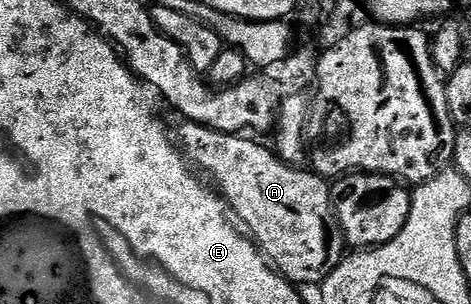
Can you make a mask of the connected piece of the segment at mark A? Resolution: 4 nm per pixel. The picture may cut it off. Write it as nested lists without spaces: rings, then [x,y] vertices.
[[[184,120],[182,124],[179,137],[177,133],[177,141],[184,158],[196,170],[204,169],[215,180],[214,188],[221,194],[230,212],[238,218],[241,225],[243,220],[242,228],[258,245],[259,252],[267,258],[275,272],[299,287],[315,285],[326,277],[328,280],[345,256],[343,231],[336,222],[335,210],[331,203],[331,185],[314,171],[287,164],[274,148],[266,149],[265,146],[250,141],[255,140],[250,136],[222,133],[189,120]]]

